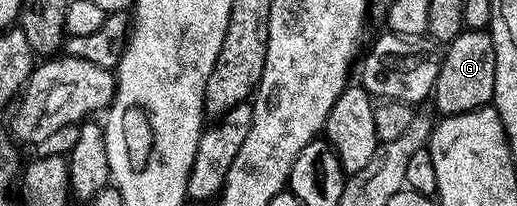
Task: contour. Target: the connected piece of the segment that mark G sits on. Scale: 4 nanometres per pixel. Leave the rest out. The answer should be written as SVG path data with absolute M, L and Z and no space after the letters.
M462 30L443 50L441 71L433 85L431 102L437 105L436 113L441 116L466 114L480 106L492 103L495 92L495 44L489 30Z

